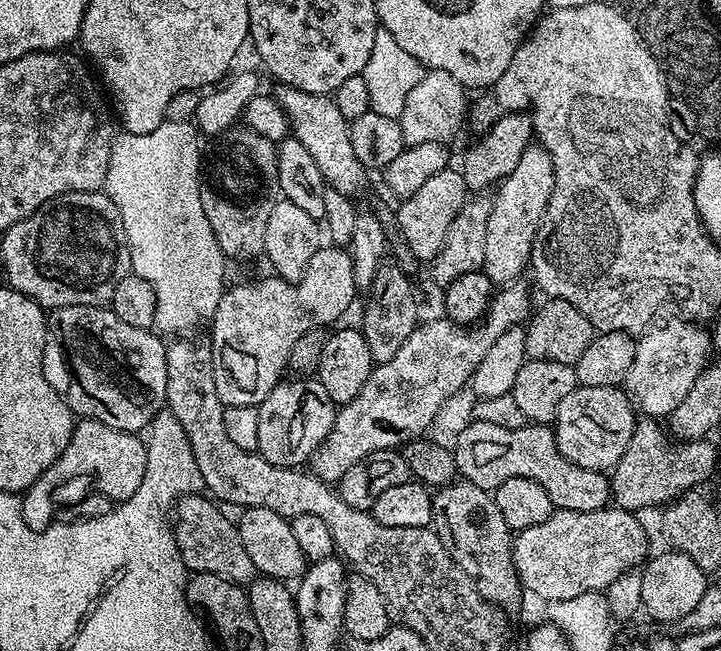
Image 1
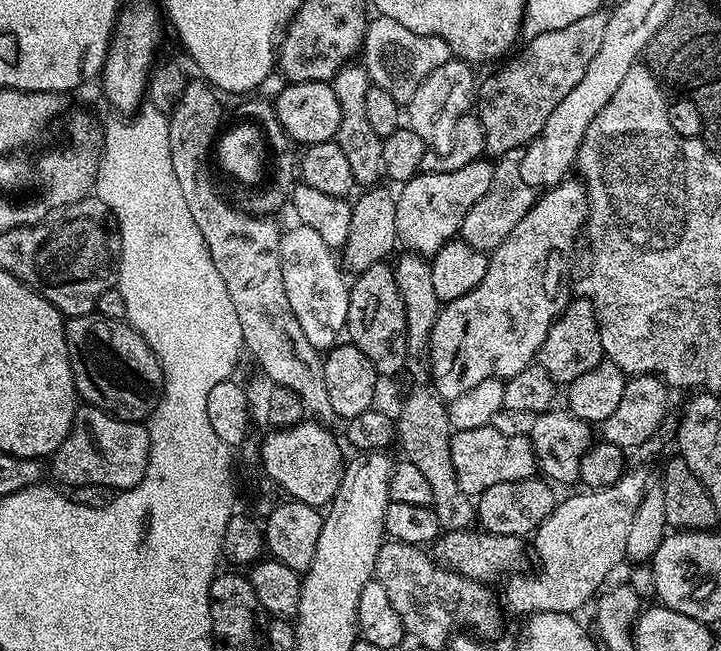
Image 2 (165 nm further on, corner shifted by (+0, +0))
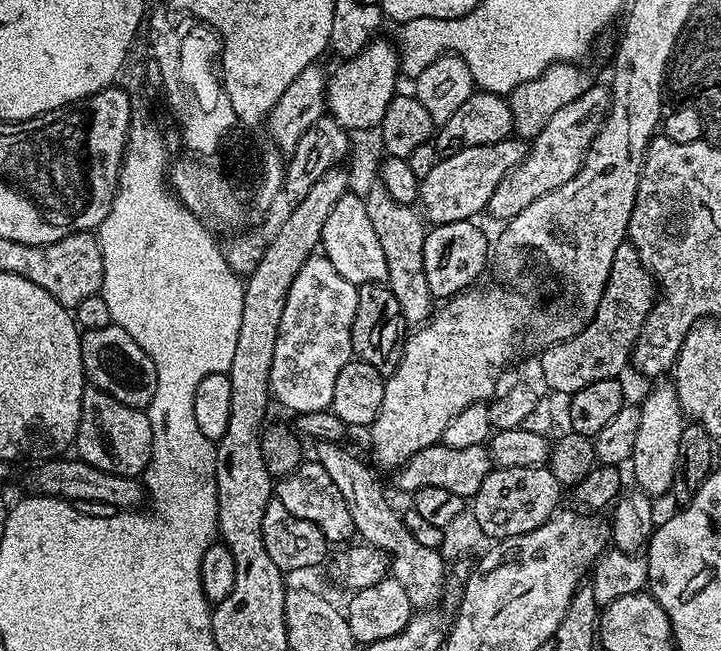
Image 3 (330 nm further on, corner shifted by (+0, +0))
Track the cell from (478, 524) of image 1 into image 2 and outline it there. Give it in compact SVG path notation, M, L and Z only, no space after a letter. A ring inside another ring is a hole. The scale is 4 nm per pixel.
M405 251L404 256L397 255L394 260L396 269L396 281L398 282L398 290L402 294L402 302L406 306L406 322L408 323L408 355L412 357L406 365L407 375L412 375L412 380L416 384L420 384L417 388L412 388L408 392L408 397L404 400L404 405L400 408L400 420L395 421L394 427L398 433L398 448L402 453L403 459L409 460L414 466L418 466L418 470L422 470L422 475L430 482L430 490L434 490L434 498L431 507L435 508L438 514L438 522L441 529L444 530L468 530L473 527L476 520L476 505L473 497L468 496L462 486L458 486L458 478L454 474L454 462L450 458L450 442L452 441L453 426L448 417L448 404L436 393L432 387L430 380L430 369L427 359L420 358L416 360L416 356L423 357L428 350L430 342L430 334L434 330L434 322L440 313L442 302L438 298L438 294L434 294L434 278L432 277L432 265L425 257L419 256L417 252Z

